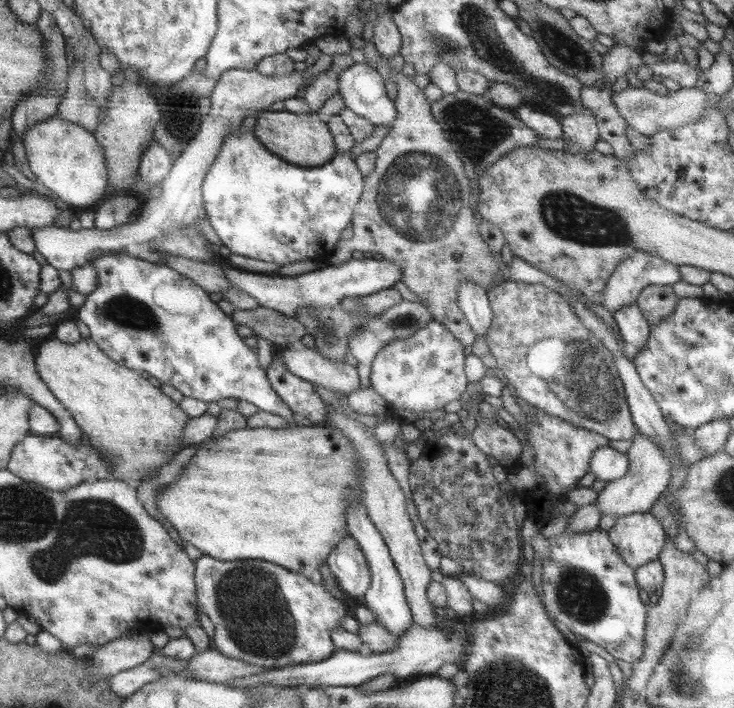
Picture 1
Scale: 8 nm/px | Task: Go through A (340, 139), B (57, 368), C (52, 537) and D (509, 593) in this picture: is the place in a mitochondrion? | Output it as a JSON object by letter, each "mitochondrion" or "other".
{"A":"other","B":"other","C":"mitochondrion","D":"other"}

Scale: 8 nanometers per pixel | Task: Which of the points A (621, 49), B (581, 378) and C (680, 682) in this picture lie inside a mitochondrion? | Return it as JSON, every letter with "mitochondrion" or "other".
{"A":"other","B":"mitochondrion","C":"mitochondrion"}

